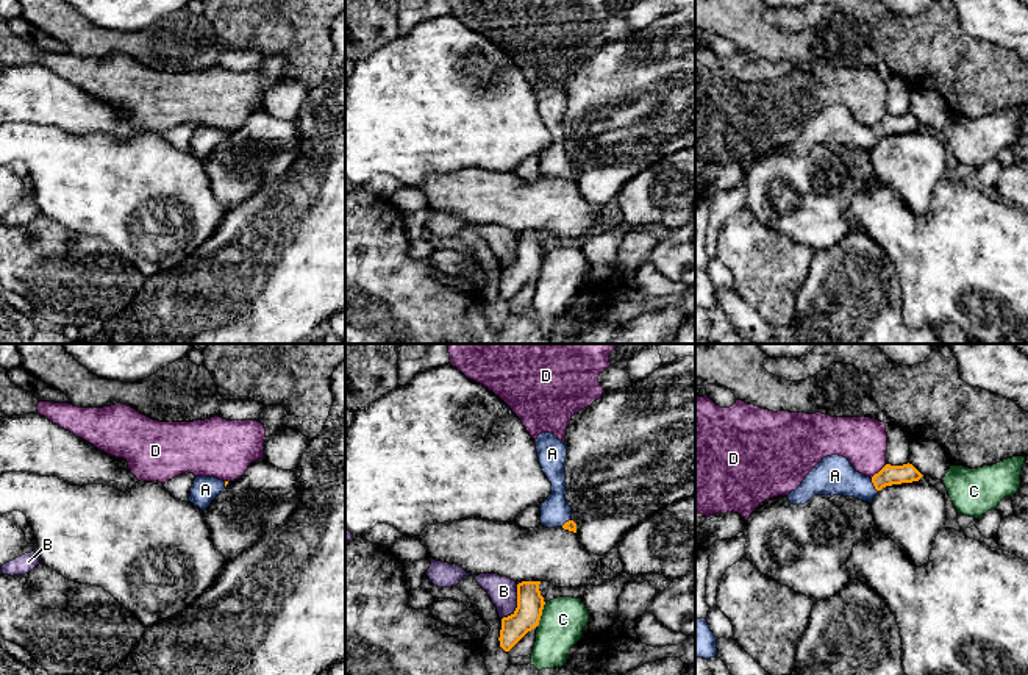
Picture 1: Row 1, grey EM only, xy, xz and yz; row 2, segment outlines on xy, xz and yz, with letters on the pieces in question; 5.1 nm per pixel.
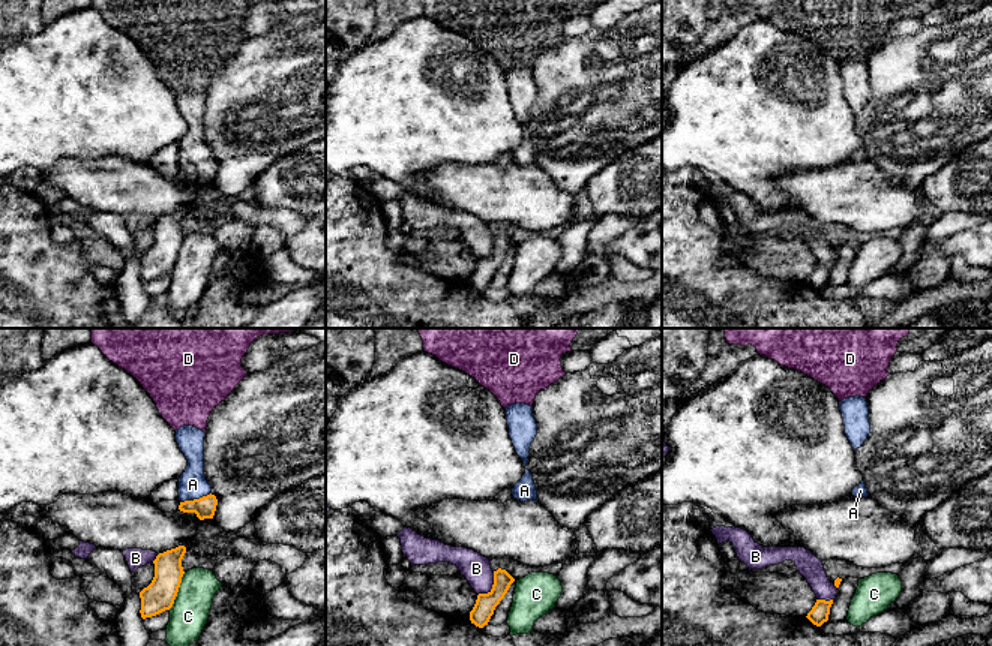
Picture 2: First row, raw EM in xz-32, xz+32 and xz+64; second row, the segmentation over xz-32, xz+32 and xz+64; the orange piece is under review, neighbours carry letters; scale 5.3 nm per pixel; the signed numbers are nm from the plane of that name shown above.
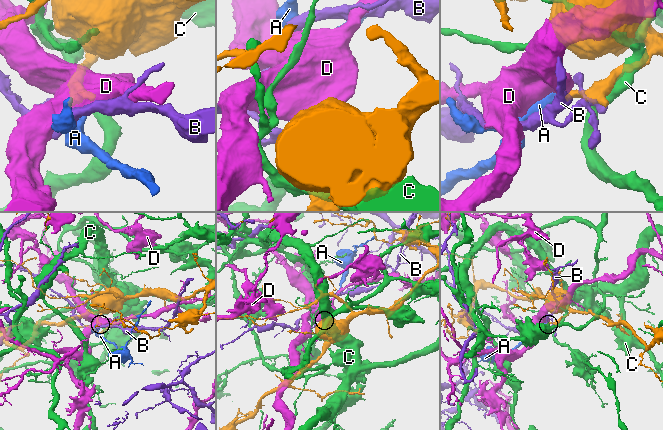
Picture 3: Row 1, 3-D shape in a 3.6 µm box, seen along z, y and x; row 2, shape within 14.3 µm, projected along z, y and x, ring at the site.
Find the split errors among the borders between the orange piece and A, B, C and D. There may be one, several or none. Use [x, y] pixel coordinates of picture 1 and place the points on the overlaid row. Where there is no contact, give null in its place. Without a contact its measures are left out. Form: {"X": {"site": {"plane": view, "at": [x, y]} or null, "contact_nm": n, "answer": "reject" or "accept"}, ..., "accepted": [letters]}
{"A": {"site": {"plane": "yz", "at": [874, 485]}, "contact_nm": 80, "answer": "accept"}, "B": {"site": {"plane": "xz", "at": [517, 603]}, "contact_nm": 200, "answer": "reject"}, "C": {"site": {"plane": "xz", "at": [541, 614]}, "contact_nm": 130, "answer": "reject"}, "D": {"site": {"plane": "yz", "at": [880, 471]}, "contact_nm": 110, "answer": "reject"}, "accepted": ["A"]}

